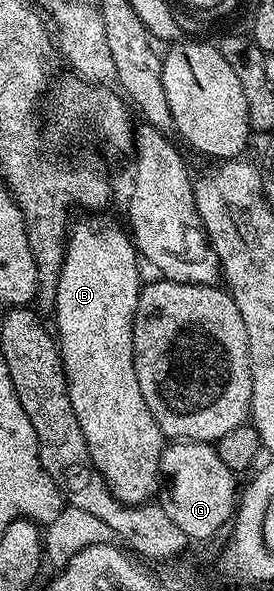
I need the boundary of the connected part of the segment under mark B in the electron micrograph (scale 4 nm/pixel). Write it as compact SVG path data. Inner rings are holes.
M86 214L83 215L83 220L75 219L73 221L72 227L69 229L68 235L66 237L66 257L62 259L62 269L58 275L58 286L54 290L54 295L52 297L52 303L54 303L54 320L58 323L58 328L56 327L56 339L58 341L58 351L62 354L62 365L66 371L66 381L68 382L68 398L72 398L72 410L76 410L76 419L80 422L80 430L84 430L84 442L88 442L88 454L92 458L92 462L96 466L96 470L100 470L100 474L106 479L107 486L110 487L110 493L115 496L120 503L124 505L132 504L144 504L151 499L150 496L155 495L156 489L160 484L160 477L158 474L158 467L160 466L160 458L162 457L162 450L164 447L164 437L160 426L156 426L156 418L152 418L152 410L148 410L148 402L144 402L144 394L140 394L140 382L136 382L136 366L134 365L134 315L136 314L136 306L138 305L138 294L144 283L144 277L142 277L142 272L138 269L138 264L140 265L140 257L137 248L134 247L133 239L125 227L122 228L114 220L109 220L106 214Z

